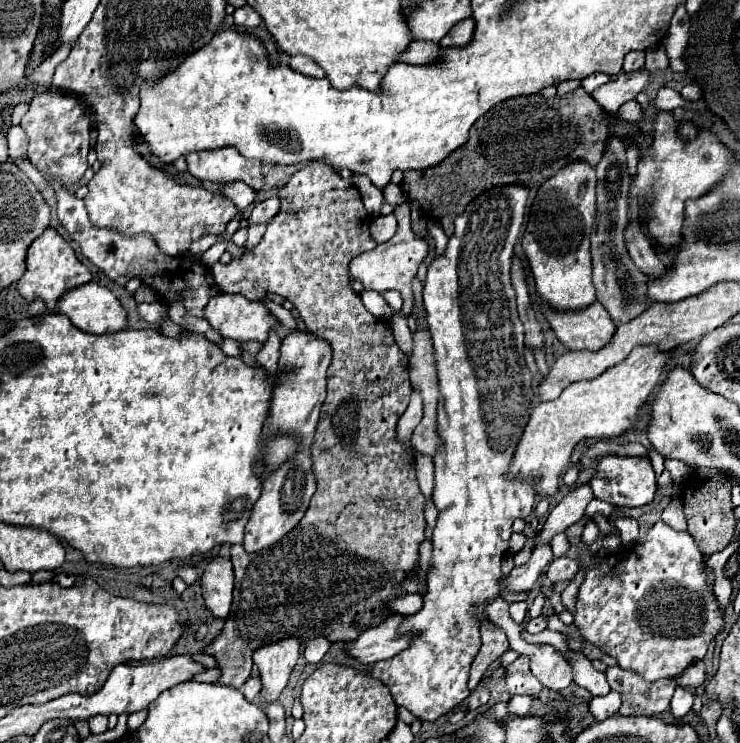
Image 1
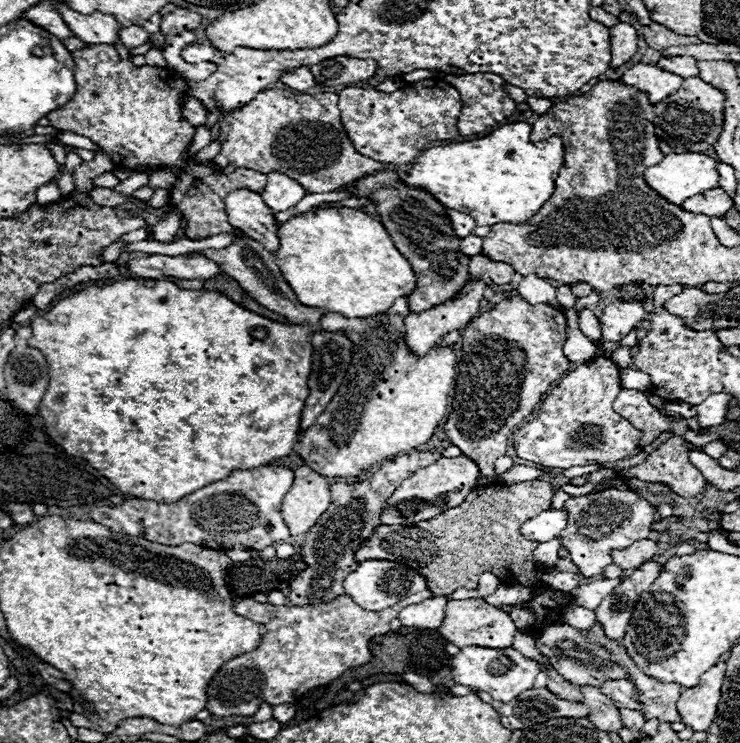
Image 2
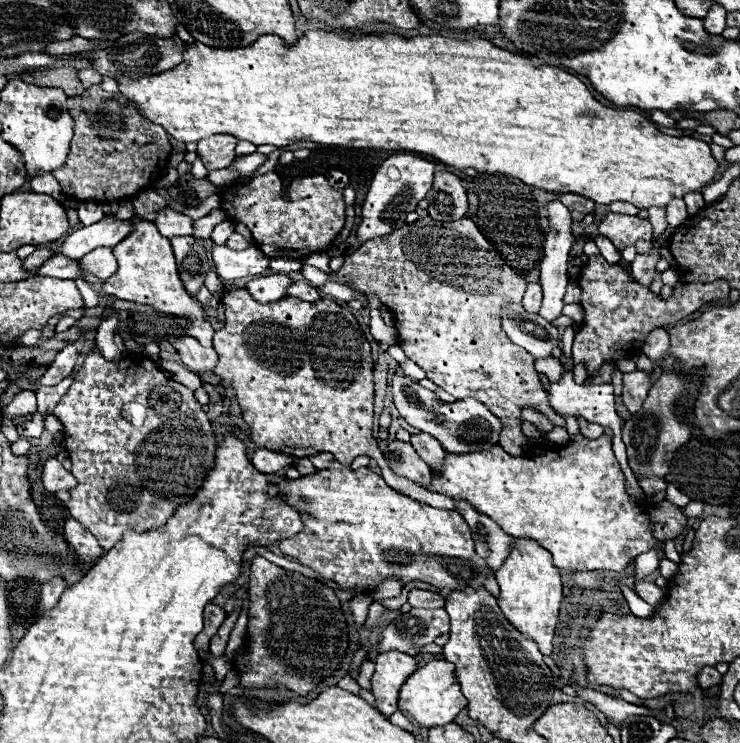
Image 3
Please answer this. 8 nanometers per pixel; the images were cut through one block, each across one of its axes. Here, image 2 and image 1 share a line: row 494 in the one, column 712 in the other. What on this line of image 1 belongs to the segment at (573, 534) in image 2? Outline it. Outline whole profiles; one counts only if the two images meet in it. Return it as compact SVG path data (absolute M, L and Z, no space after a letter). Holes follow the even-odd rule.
M658 520L648 534L622 552L610 552L598 560L598 554L584 548L578 554L584 580L580 584L574 624L586 642L600 648L604 654L618 660L620 668L632 668L646 680L676 678L690 664L702 660L710 642L724 630L724 612L716 600L714 588L706 576L704 554L688 532L672 530Z

